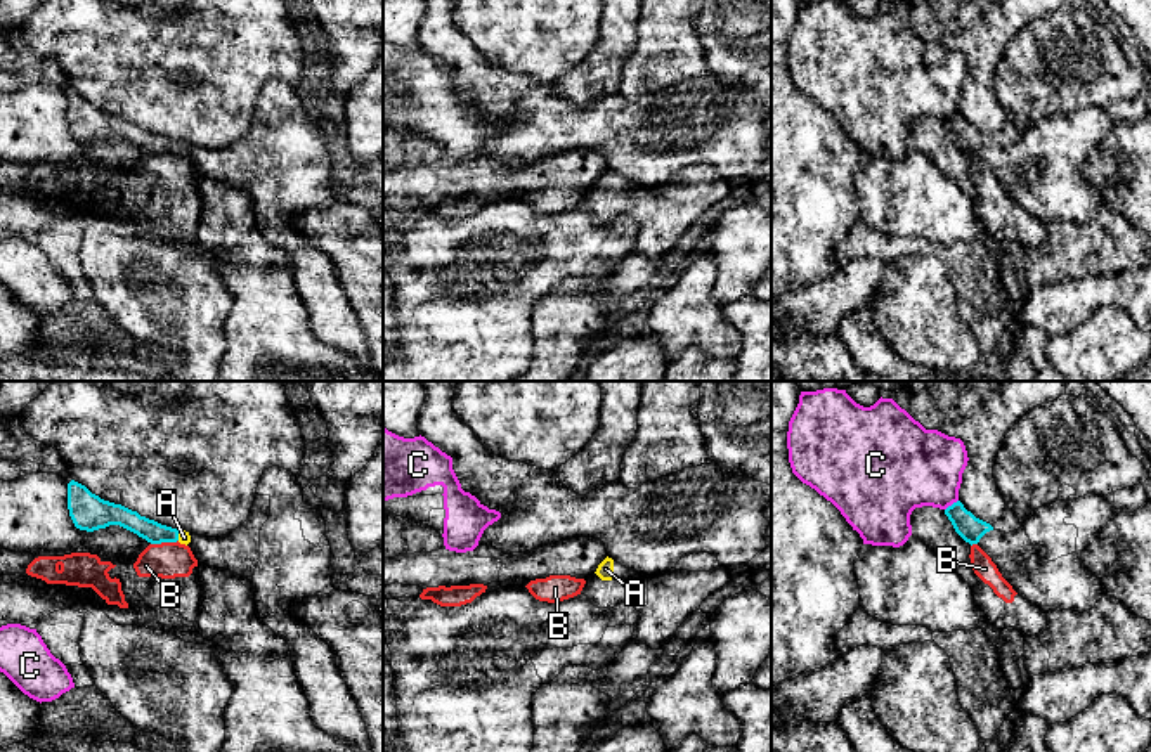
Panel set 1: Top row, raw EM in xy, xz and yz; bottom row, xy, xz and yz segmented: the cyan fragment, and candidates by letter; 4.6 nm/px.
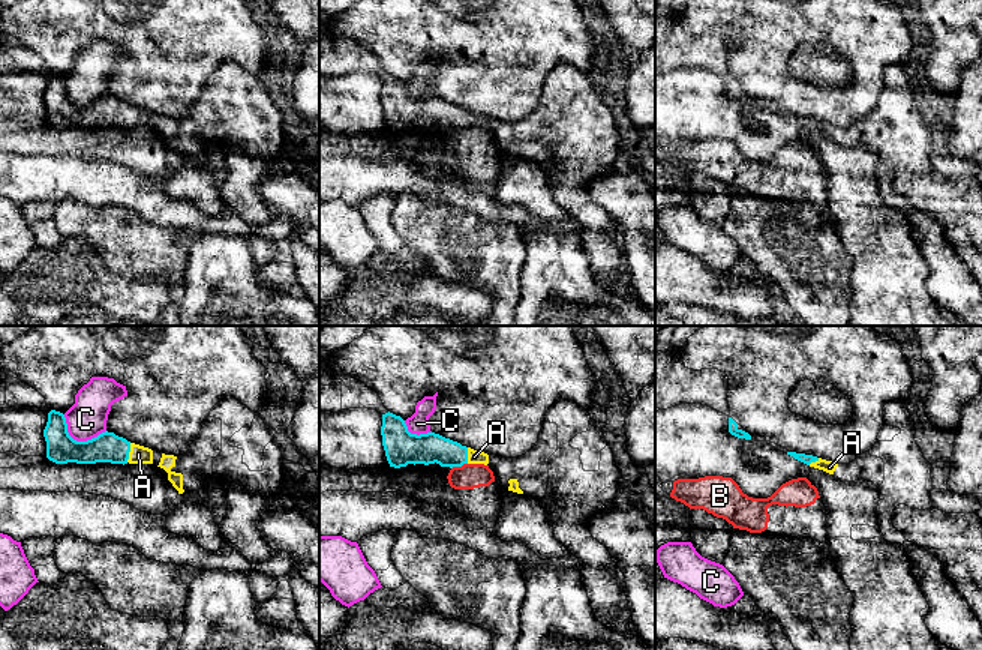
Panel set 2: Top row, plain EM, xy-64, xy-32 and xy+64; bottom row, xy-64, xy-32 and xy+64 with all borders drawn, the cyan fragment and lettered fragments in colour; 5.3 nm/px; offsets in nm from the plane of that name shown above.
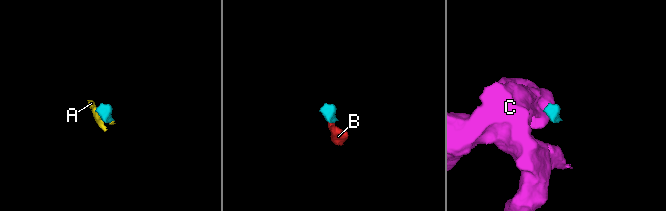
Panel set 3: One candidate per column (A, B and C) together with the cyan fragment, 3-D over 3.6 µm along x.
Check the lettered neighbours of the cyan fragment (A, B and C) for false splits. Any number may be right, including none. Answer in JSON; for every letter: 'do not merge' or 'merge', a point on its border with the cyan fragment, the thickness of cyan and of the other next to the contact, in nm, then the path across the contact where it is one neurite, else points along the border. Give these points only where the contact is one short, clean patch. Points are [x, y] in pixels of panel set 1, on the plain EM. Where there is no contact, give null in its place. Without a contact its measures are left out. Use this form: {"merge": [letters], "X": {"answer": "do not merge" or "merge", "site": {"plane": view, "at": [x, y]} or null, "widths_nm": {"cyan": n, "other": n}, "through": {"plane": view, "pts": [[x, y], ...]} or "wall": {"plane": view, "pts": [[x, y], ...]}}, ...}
{"merge": ["A"], "A": {"answer": "merge", "site": {"plane": "xy", "at": [177, 148]}, "widths_nm": {"cyan": 100, "other": 60}}, "B": {"answer": "do not merge", "site": {"plane": "xy", "at": [163, 153]}, "widths_nm": {"cyan": 100, "other": 170}, "wall": {"plane": "xy", "pts": [[177, 151], [151, 156]]}}, "C": {"answer": "do not merge", "site": {"plane": "yz", "at": [952, 116]}, "widths_nm": {"cyan": 120, "other": 360}}}

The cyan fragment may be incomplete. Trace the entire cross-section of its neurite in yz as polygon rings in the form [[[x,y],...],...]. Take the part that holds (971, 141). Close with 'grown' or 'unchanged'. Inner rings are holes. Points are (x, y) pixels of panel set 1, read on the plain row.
[[[960,113],[948,118],[945,126],[952,133],[955,144],[971,158],[978,156],[986,144],[993,142],[990,135],[967,123]]]; unchanged

